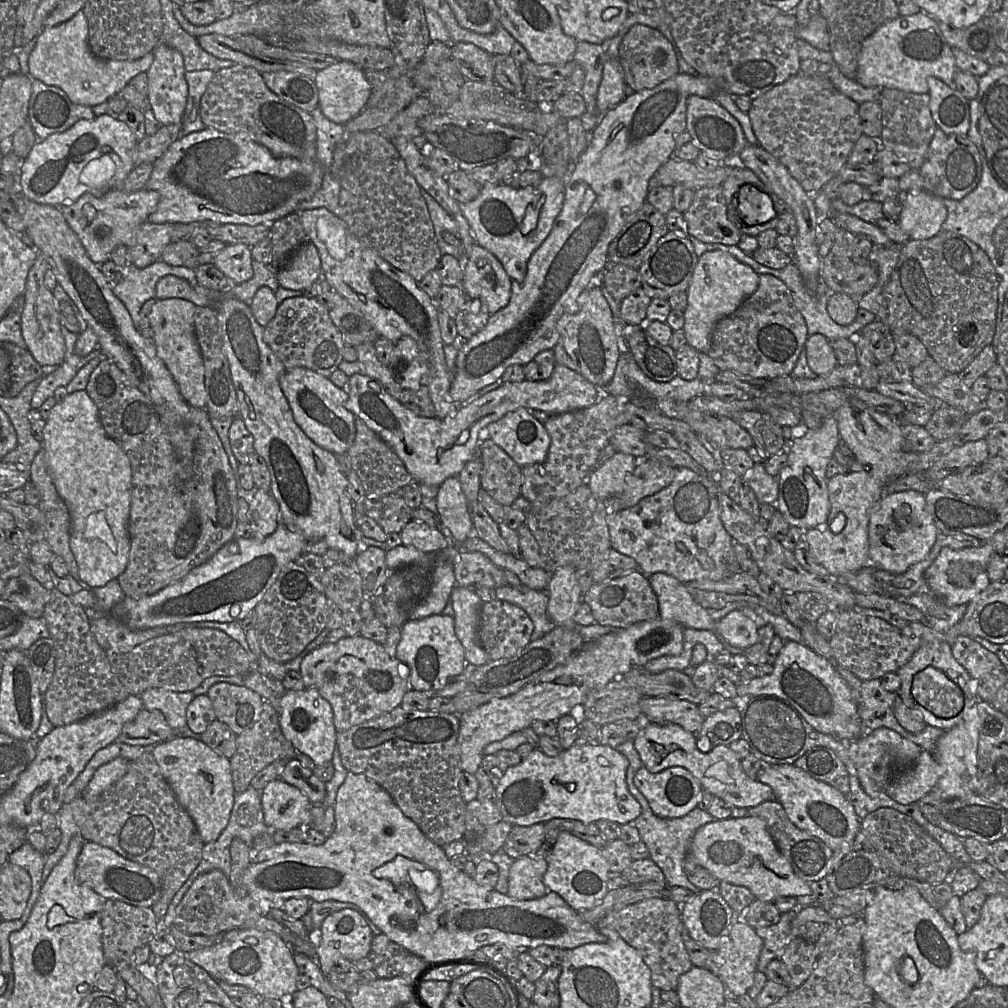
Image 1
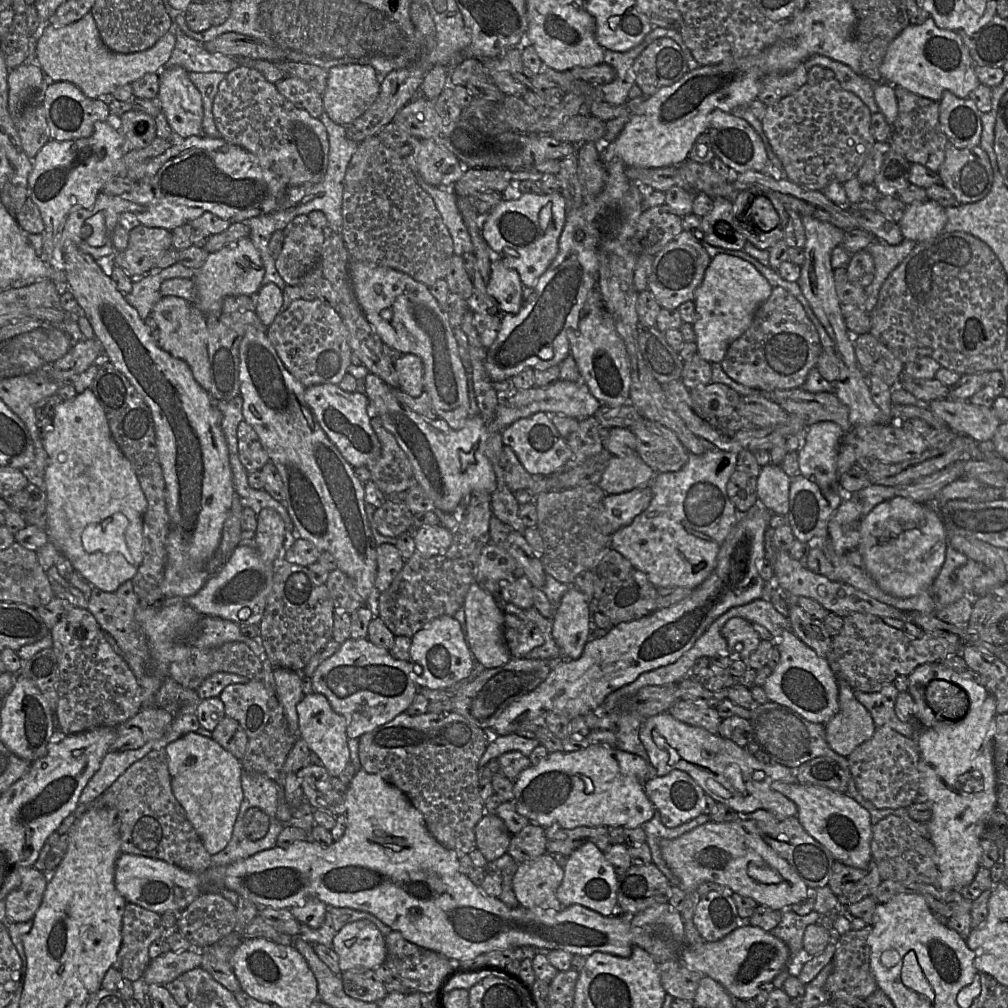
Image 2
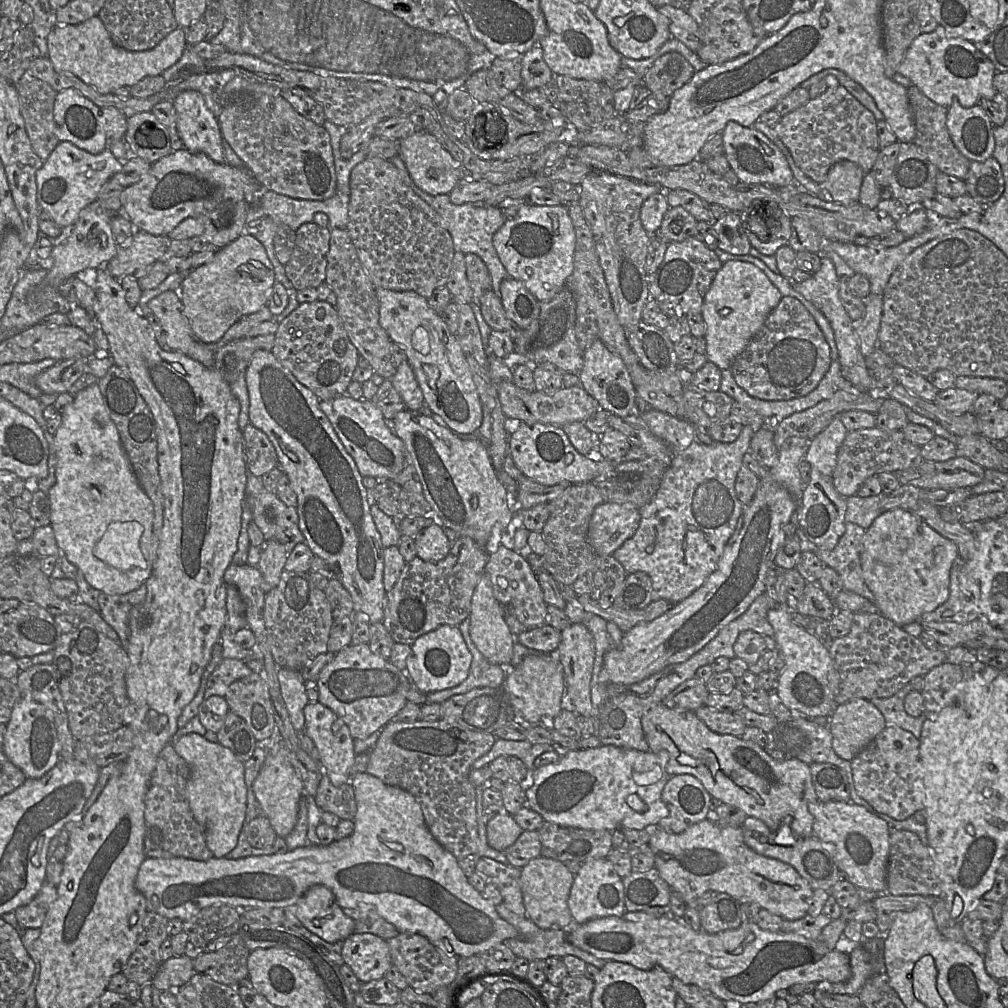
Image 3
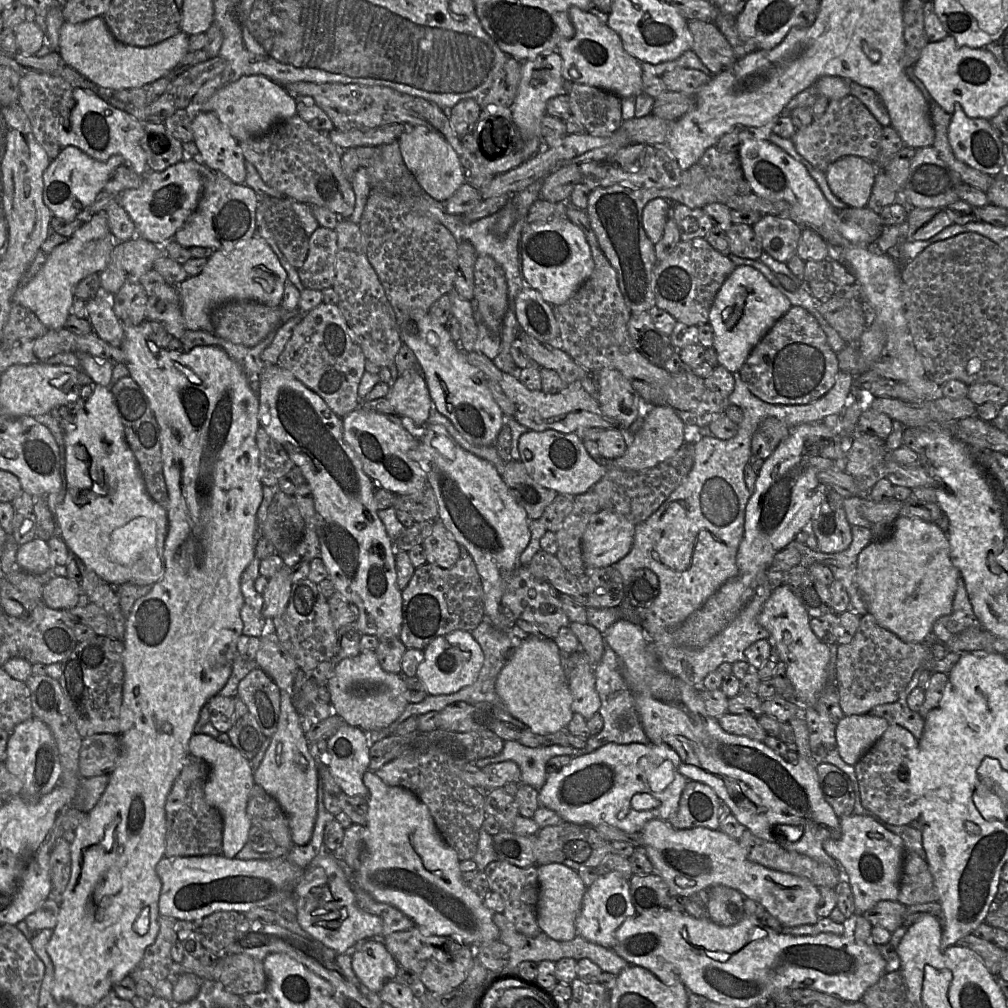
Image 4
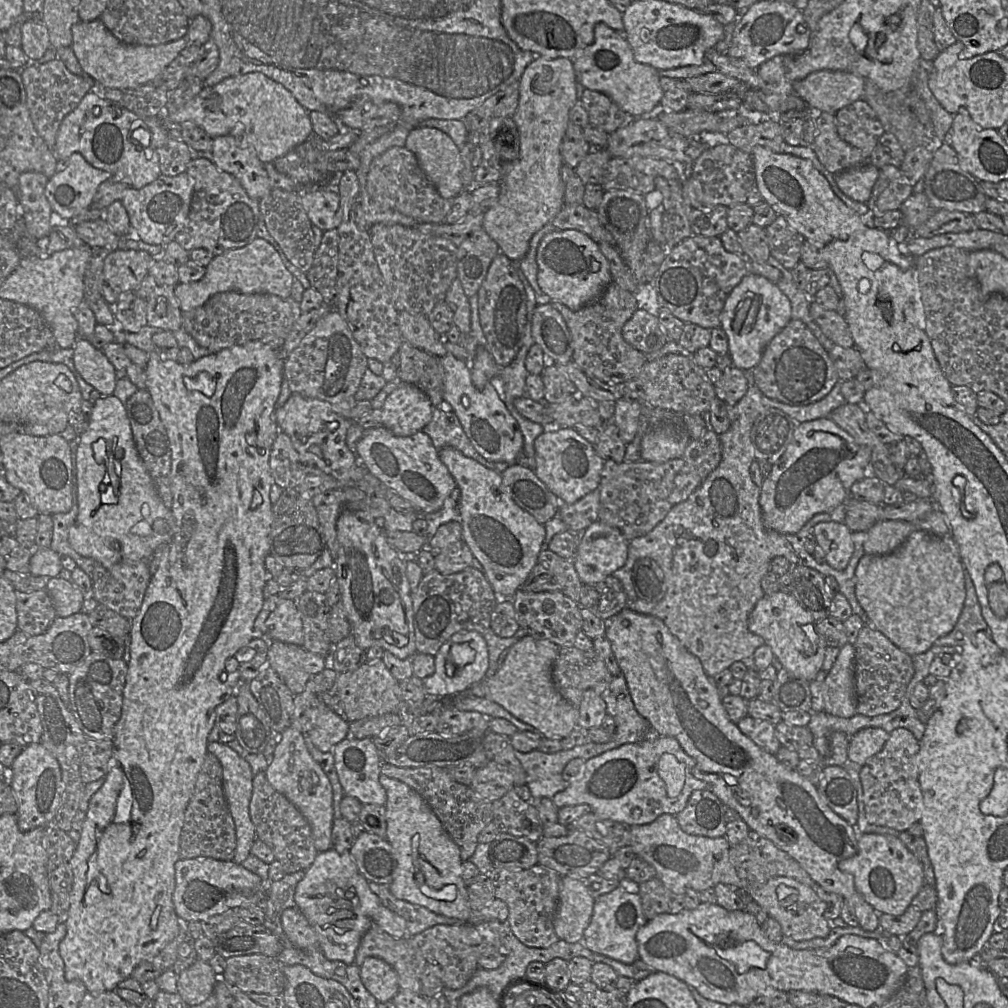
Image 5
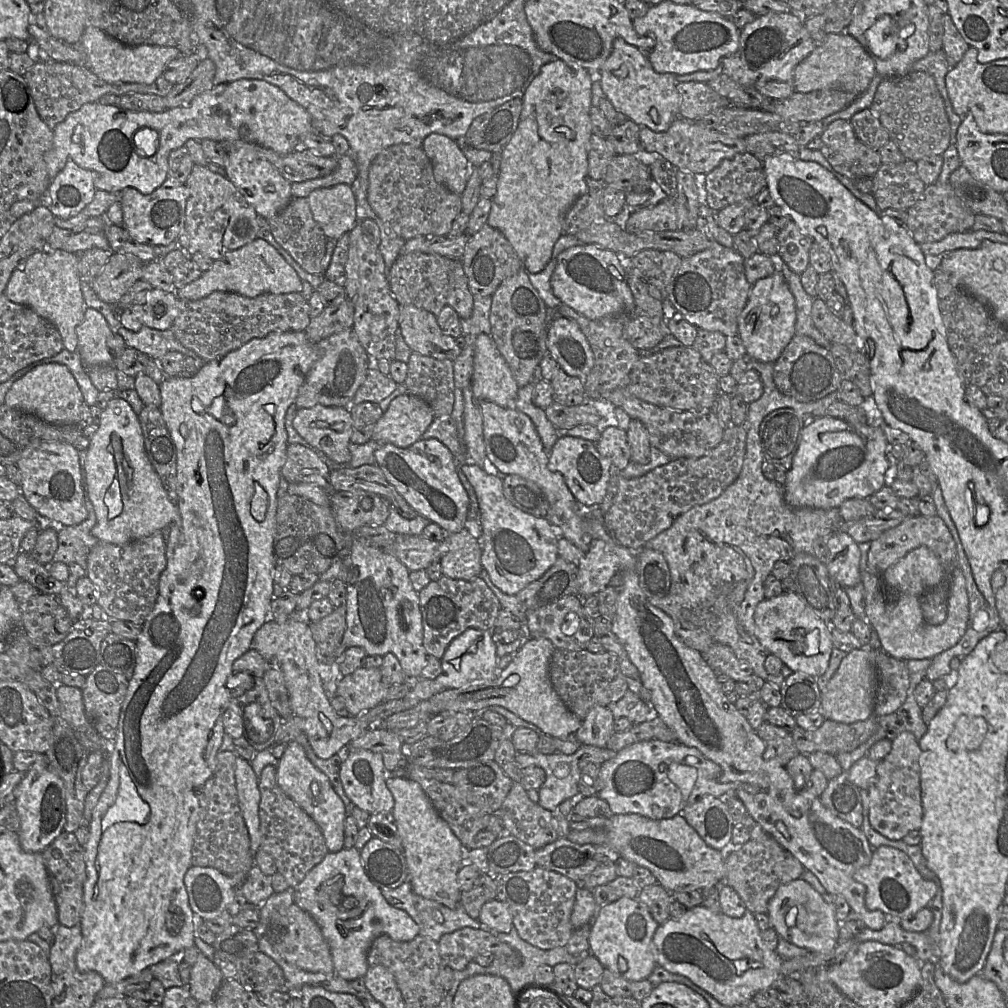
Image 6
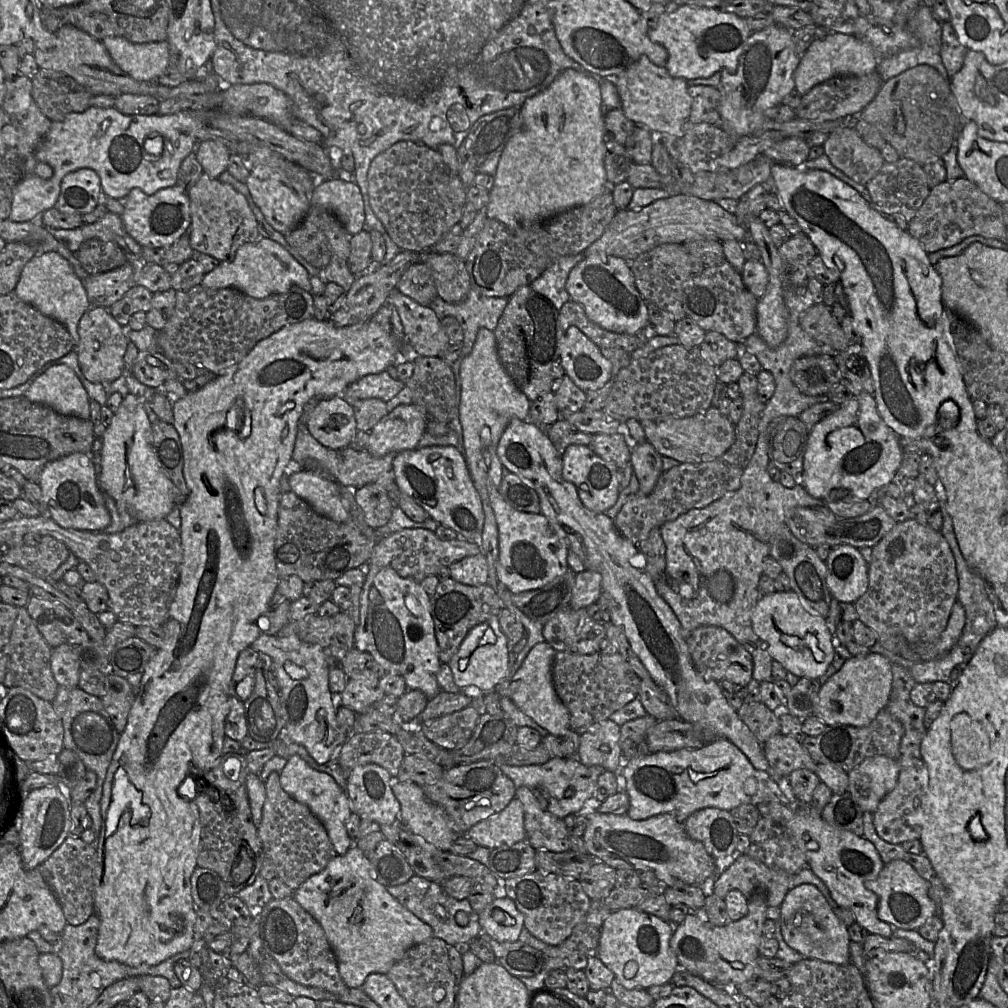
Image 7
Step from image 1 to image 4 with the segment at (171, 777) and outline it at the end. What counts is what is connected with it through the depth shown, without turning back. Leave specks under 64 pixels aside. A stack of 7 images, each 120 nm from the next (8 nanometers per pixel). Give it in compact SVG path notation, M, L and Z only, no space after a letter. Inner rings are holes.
M204 734L192 735L189 741L189 753L204 760L209 766L209 774L204 784L204 798L210 806L220 812L223 818L223 856L235 858L246 845L252 827L247 815L249 796L255 784L251 761L232 745L225 745Z

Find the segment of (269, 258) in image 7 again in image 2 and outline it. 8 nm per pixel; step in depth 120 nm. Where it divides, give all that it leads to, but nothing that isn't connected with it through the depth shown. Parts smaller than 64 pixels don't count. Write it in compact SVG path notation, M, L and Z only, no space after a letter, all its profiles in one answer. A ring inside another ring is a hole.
M242 238L233 244L223 247L208 255L204 264L194 270L193 277L196 288L194 304L202 313L220 311L223 300L228 296L250 296L258 293L262 285L265 269L261 256L250 238Z

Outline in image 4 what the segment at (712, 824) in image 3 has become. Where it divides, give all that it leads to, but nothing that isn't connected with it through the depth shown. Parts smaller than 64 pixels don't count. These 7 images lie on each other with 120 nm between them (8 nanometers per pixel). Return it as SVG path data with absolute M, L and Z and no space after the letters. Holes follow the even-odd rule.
M651 819L641 833L647 857L668 885L671 895L687 897L702 889L724 885L738 890L744 898L761 903L784 926L815 924L820 919L816 912L820 901L819 888L805 878L750 861L738 840L719 829L676 829L668 820Z

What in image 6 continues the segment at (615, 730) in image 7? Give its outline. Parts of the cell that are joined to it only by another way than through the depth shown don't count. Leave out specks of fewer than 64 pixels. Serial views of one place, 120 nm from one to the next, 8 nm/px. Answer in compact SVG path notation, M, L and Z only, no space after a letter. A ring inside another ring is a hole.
M594 706L582 721L576 736L582 745L606 747L614 732L614 717L609 708Z

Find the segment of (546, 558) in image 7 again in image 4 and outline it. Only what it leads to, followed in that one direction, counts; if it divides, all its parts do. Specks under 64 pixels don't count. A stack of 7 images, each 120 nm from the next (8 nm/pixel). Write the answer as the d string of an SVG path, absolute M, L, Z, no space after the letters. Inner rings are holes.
M442 425L411 426L410 431L420 441L420 462L436 497L438 520L475 562L483 587L485 619L505 630L500 613L504 580L520 565L520 556L530 542L530 519L495 466L463 449Z

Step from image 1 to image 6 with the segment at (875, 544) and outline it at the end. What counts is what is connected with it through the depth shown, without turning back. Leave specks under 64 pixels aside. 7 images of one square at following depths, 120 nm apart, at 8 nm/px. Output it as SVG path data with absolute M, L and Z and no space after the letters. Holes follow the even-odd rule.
M920 546L911 550L895 564L887 568L881 576L872 574L867 570L862 572L861 583L864 588L864 609L869 619L870 626L878 635L881 649L887 654L903 661L910 659L933 659L936 655L958 644L965 633L969 617L969 602L965 579L960 570L959 562L958 567L954 569L949 580L947 617L945 621L938 625L931 625L925 621L922 615L920 606L921 597L943 580L944 567L934 552L926 546Z

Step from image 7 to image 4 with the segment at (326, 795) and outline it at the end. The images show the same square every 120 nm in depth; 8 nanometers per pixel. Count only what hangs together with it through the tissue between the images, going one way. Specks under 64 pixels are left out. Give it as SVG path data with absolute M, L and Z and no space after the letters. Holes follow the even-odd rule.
M281 690L280 718L270 746L256 771L254 782L276 799L289 818L295 845L310 842L317 818L318 763L310 754L304 735L303 720L294 706L294 696Z

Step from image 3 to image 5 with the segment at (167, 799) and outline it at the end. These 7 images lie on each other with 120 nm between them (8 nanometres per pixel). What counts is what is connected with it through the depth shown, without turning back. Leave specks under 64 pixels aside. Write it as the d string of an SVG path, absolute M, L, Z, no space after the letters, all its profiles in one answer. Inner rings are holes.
M207 753L197 776L191 799L185 809L180 834L181 859L212 858L233 861L236 851L236 830L223 792L223 769L220 761Z

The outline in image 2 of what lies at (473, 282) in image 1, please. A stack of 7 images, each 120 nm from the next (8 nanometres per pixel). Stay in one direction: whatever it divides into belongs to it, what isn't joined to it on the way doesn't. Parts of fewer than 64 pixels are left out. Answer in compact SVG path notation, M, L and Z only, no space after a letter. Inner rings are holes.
M496 254L491 261L487 292L495 300L498 312L516 314L520 311L524 285L518 272L506 267Z

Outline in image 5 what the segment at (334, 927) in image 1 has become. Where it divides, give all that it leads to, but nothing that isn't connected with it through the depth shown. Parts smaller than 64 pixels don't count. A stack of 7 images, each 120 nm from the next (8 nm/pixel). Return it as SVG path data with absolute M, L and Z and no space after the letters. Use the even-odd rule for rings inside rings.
M376 957L364 960L360 966L360 977L363 985L378 1002L391 1002L400 990L394 968Z

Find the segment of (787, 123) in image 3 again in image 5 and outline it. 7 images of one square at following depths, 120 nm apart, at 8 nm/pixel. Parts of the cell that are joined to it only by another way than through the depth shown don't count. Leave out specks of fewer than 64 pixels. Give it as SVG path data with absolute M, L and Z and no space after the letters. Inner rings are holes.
M859 99L835 113L837 132L842 140L870 157L885 129L872 107Z

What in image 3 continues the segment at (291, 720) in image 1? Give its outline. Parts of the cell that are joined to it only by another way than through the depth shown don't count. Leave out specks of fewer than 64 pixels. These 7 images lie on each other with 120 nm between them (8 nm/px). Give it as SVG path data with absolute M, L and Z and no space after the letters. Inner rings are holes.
M309 702L304 708L306 730L319 750L324 773L335 786L341 786L351 781L351 768L355 762L354 739L348 725L330 708L320 702Z

